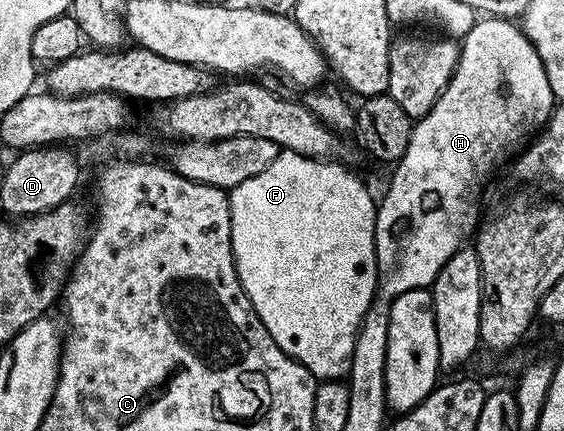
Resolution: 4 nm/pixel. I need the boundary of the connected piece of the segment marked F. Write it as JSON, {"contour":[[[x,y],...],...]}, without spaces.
{"contour":[[[281,151],[274,159],[274,163],[270,163],[270,167],[266,167],[266,171],[262,171],[262,175],[254,175],[254,179],[246,179],[246,183],[231,190],[228,199],[232,212],[232,257],[236,261],[236,270],[242,287],[246,291],[254,311],[262,319],[266,331],[270,331],[274,343],[278,343],[278,347],[286,355],[290,355],[295,361],[301,361],[317,379],[340,379],[347,374],[348,368],[352,366],[356,332],[360,330],[360,324],[363,323],[366,311],[376,295],[377,202],[374,197],[372,201],[367,187],[354,174],[347,173],[340,165],[332,164],[336,163],[328,159],[303,157],[297,153]]]}

